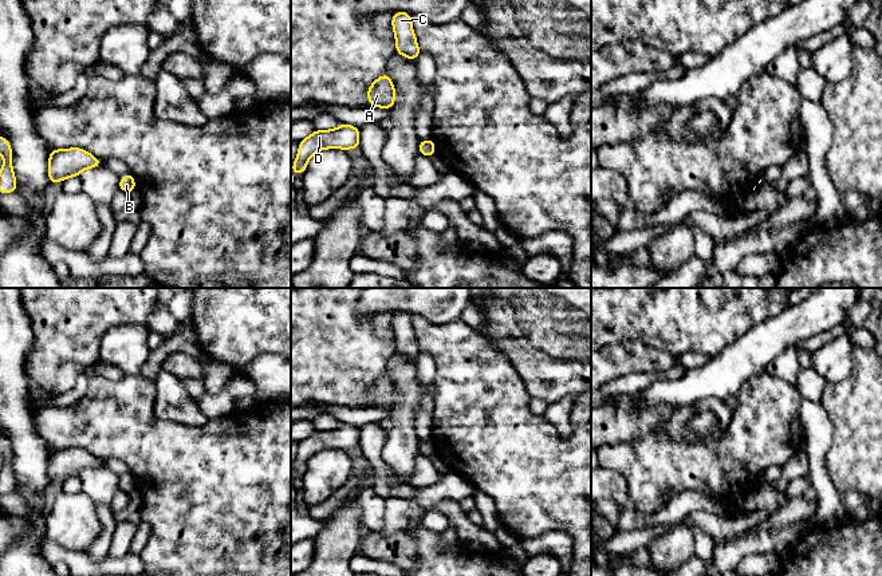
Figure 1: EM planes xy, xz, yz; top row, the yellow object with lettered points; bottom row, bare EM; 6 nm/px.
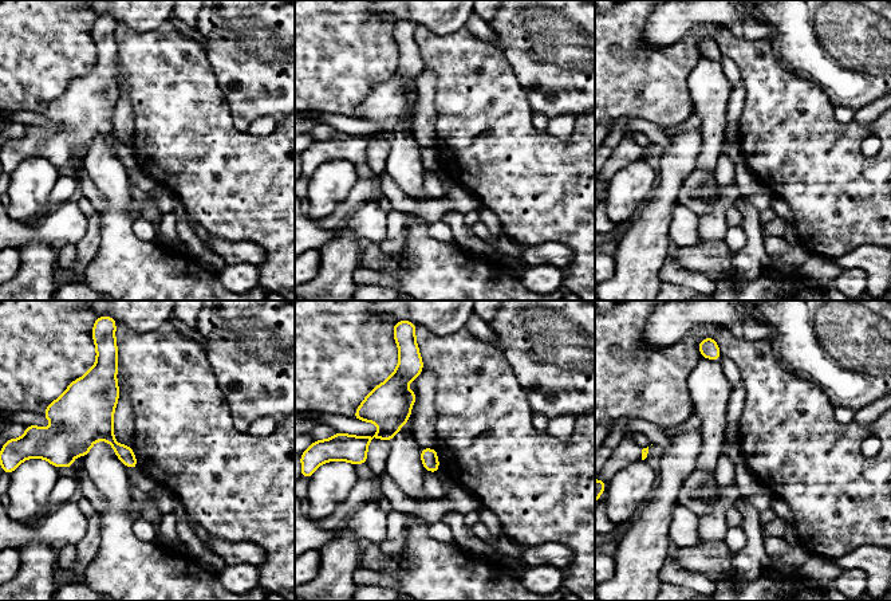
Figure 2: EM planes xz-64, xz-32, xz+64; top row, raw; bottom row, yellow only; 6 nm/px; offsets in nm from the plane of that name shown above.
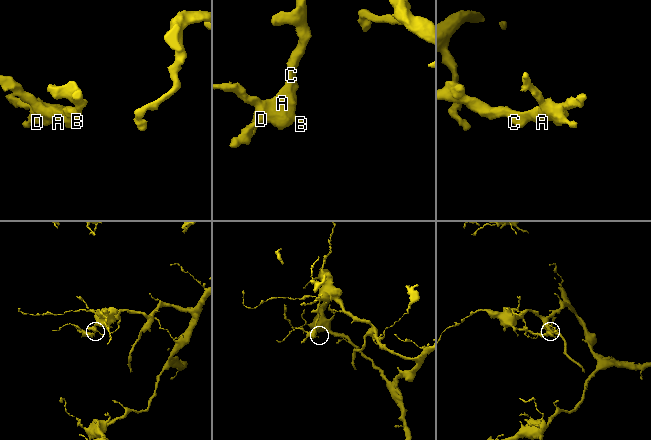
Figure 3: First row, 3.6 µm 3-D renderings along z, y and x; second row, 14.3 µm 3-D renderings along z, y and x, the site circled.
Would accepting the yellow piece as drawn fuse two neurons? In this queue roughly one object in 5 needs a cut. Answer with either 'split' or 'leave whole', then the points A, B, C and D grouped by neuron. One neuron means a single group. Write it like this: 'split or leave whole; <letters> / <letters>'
leave whole; A B C D

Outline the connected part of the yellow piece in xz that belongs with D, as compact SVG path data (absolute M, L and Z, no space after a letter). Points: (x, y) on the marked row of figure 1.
M342 123L338 129L315 130L299 142L299 151L291 169L303 175L308 159L323 149L361 149L359 127Z

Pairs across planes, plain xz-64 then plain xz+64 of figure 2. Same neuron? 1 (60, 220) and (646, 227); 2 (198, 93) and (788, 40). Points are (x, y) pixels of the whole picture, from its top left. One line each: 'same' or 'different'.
1: different
2: different

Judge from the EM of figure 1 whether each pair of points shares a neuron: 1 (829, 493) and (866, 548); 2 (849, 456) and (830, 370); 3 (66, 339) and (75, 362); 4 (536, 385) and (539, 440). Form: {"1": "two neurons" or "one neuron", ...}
{"1": "two neurons", "2": "two neurons", "3": "one neuron", "4": "two neurons"}

